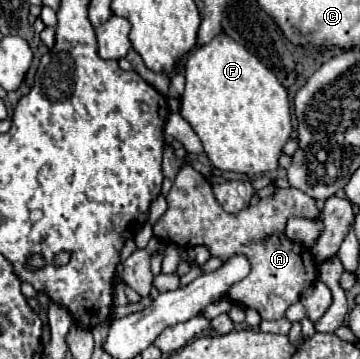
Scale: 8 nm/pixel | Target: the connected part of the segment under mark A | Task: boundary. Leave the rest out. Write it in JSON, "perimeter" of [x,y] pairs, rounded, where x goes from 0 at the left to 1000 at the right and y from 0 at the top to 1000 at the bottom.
{"perimeter":[[[508,460],[464,543],[464,571],[469,577],[458,599],[425,632],[431,660],[497,688],[564,682],[592,716],[608,716],[619,733],[647,710],[681,710],[697,733],[697,755],[681,777],[647,788],[631,822],[658,850],[714,861],[725,889],[786,889],[797,855],[825,844],[836,816],[875,788],[881,733],[869,727],[864,699],[792,655],[792,627],[808,604],[881,610],[892,599],[875,554],[847,543],[842,532],[819,521],[786,526],[764,515],[764,538],[719,554],[714,571],[692,571],[664,593],[631,593],[603,565],[586,532],[586,510],[531,460]]]}

